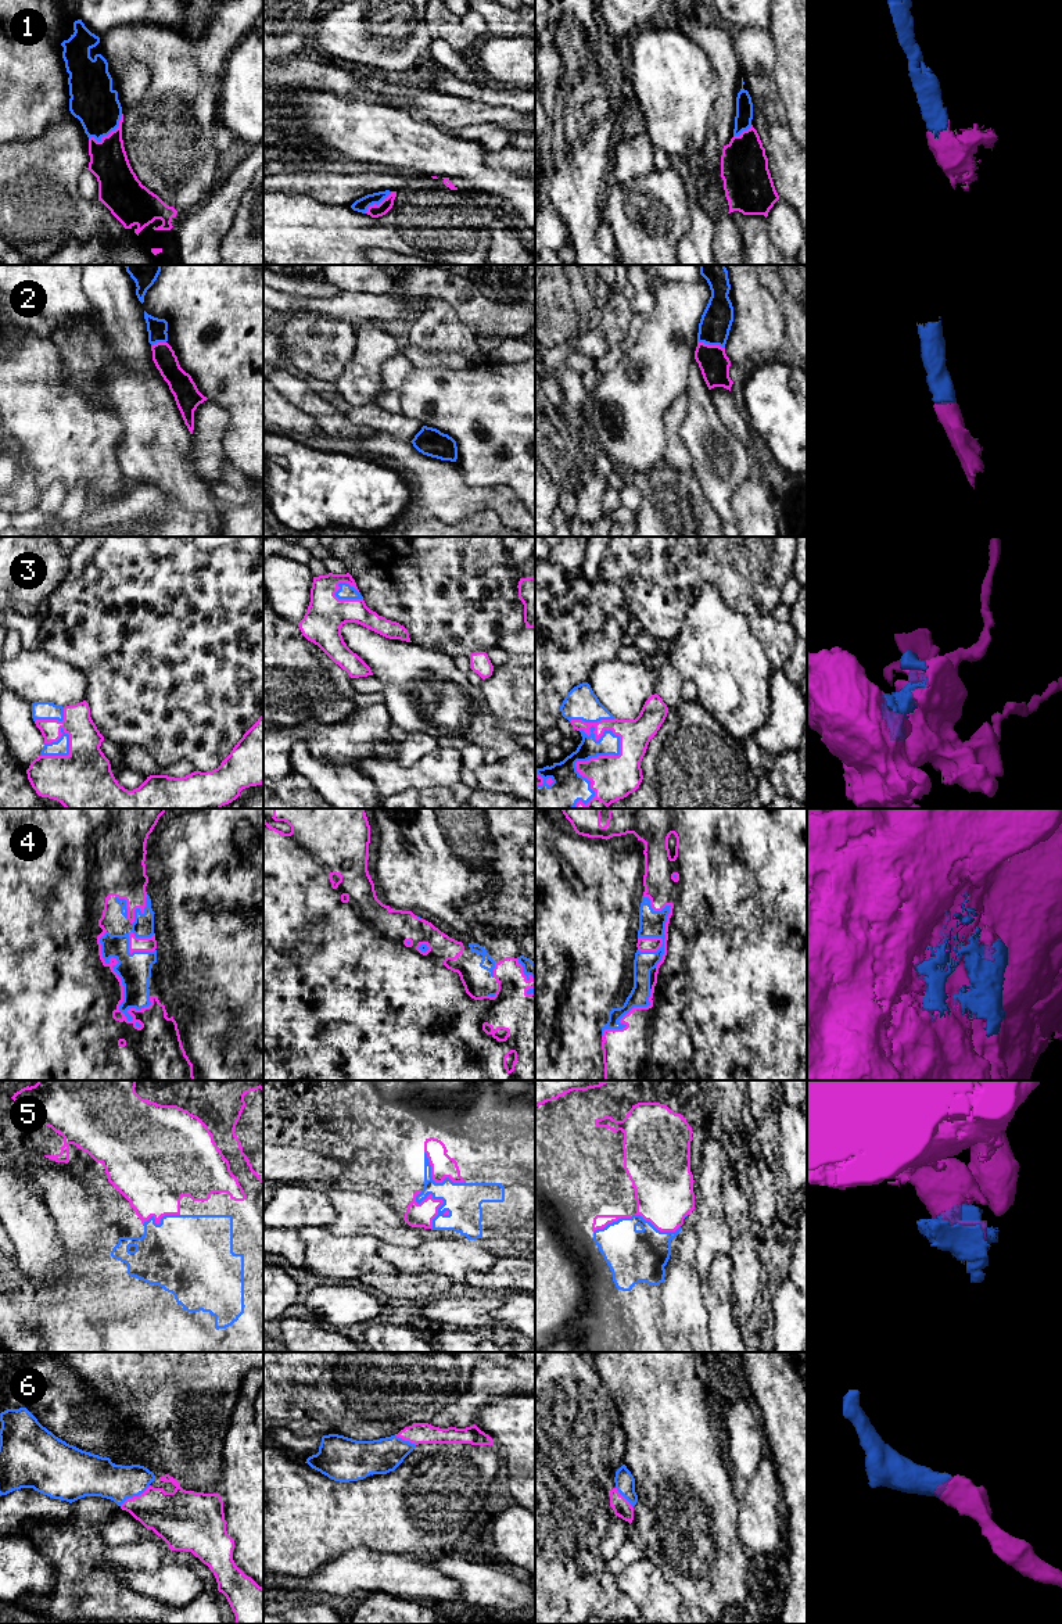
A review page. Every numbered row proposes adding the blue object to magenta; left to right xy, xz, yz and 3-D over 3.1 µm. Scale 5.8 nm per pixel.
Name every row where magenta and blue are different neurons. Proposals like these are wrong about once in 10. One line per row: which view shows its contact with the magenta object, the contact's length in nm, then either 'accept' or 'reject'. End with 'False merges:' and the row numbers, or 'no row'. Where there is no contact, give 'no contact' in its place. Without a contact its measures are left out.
1: contact in xy; length 240 nm; accept
2: contact in yz; length 170 nm; accept
3: contact in yz; length 600 nm; accept
4: contact in xy; length 550 nm; accept
5: contact in xz; length 240 nm; accept
6: contact in xy; length 220 nm; accept
False merges: no row

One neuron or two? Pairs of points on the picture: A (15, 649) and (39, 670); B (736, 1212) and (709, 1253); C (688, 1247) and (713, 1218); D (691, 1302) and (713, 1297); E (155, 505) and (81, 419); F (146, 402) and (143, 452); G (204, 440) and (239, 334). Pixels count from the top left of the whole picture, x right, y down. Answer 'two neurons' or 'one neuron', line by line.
A: two neurons
B: two neurons
C: two neurons
D: two neurons
E: one neuron
F: one neuron
G: two neurons

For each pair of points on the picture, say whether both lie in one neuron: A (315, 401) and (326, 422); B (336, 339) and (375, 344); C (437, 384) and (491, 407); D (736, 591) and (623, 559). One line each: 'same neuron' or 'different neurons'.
A: same neuron
B: different neurons
C: same neuron
D: same neuron

